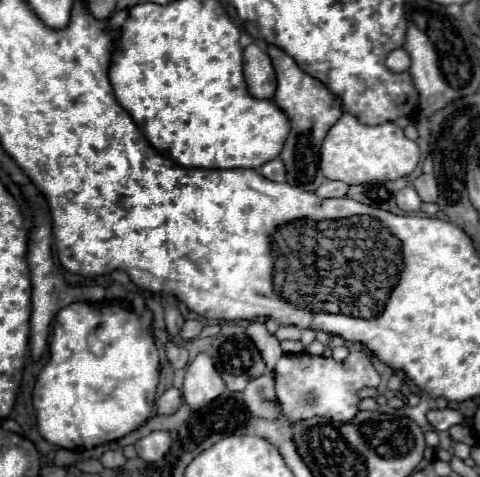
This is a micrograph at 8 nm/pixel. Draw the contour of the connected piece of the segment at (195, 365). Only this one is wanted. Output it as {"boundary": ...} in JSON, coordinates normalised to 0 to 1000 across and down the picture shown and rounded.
{"boundary":[[[413,742],[404,759],[392,767],[388,792],[383,792],[383,843],[396,851],[396,860],[413,860],[413,851],[429,851],[429,843],[442,843],[471,818],[471,805],[463,801],[458,784],[446,771],[446,759],[433,742]]]}

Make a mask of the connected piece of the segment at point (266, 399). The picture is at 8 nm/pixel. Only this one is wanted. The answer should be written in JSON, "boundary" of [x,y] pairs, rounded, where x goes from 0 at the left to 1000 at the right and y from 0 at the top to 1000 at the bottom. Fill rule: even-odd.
{"boundary":[[[550,784],[533,797],[521,797],[508,818],[508,843],[525,872],[546,881],[575,881],[588,876],[588,860],[579,851],[575,818],[571,818],[571,792]]]}

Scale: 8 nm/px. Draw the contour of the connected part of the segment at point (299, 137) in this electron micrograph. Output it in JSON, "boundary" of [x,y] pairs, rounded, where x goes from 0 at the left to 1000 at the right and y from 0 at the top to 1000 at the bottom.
{"boundary":[[[558,96],[558,113],[567,122],[575,164],[579,164],[579,189],[571,197],[571,218],[604,247],[604,264],[608,264],[608,273],[596,289],[592,314],[583,319],[583,331],[596,348],[596,373],[604,386],[613,386],[621,394],[658,398],[671,386],[671,382],[663,382],[667,306],[671,306],[671,294],[675,294],[683,268],[713,243],[708,210],[700,201],[692,201],[683,193],[683,184],[675,184],[675,176],[667,176],[658,164],[629,151],[592,105],[583,105],[575,96]]]}

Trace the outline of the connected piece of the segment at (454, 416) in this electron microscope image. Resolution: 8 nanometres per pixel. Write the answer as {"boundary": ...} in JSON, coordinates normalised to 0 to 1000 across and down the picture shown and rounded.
{"boundary":[[[929,855],[929,860],[896,860],[892,864],[892,885],[904,893],[904,901],[913,901],[913,906],[929,906],[929,901],[938,901],[942,893],[950,893],[950,889],[963,889],[963,881],[967,881],[967,872],[954,864],[954,860],[946,860],[946,855]]]}

